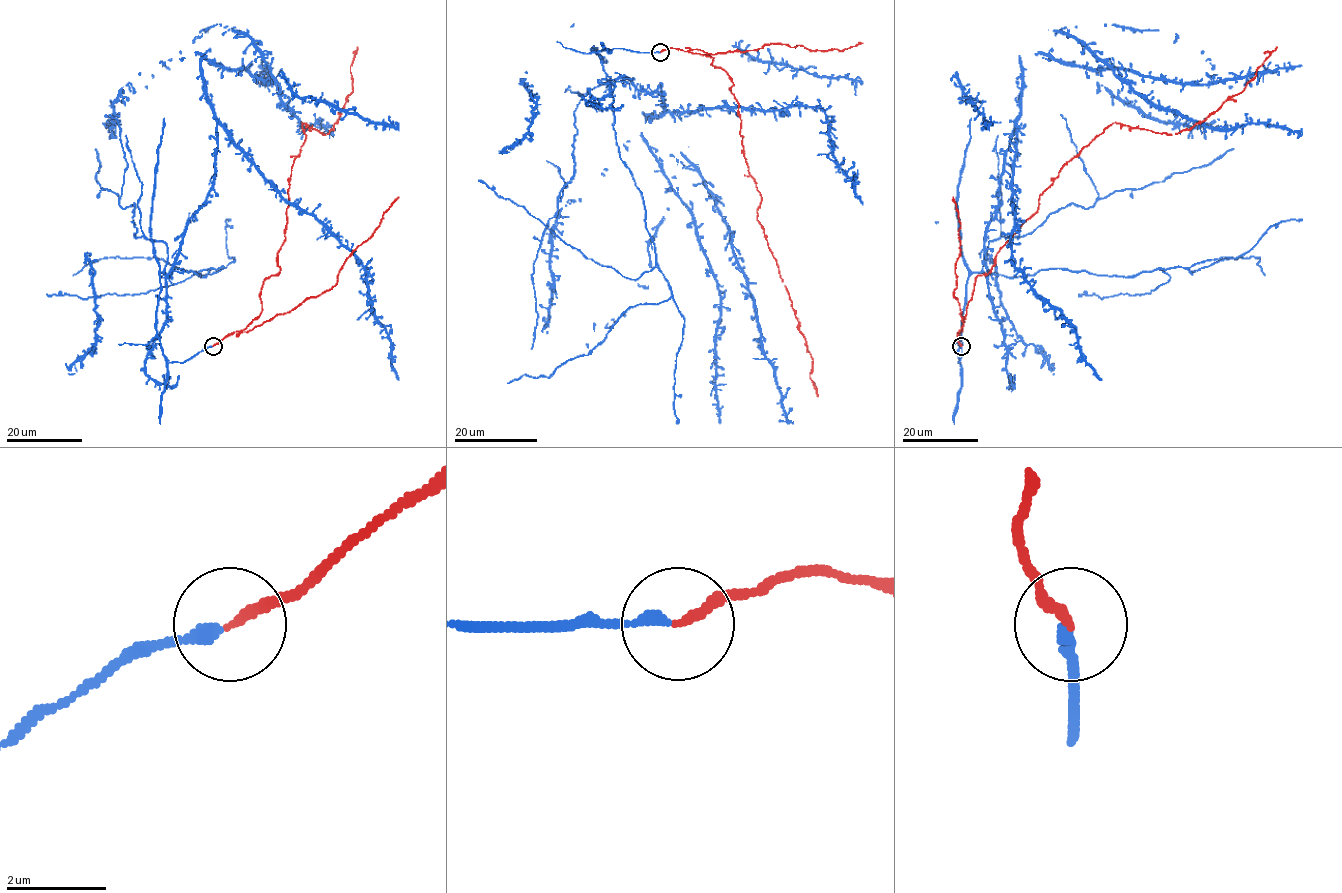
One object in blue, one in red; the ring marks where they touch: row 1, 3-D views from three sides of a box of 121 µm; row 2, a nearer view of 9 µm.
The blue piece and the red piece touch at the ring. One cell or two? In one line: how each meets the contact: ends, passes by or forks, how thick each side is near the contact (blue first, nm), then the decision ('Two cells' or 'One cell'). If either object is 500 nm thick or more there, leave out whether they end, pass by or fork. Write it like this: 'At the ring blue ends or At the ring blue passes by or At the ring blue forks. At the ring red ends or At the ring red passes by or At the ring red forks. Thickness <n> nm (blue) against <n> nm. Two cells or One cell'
At the ring blue ends. At the ring red ends. Thickness 240 nm (blue) against 190 nm. One cell

